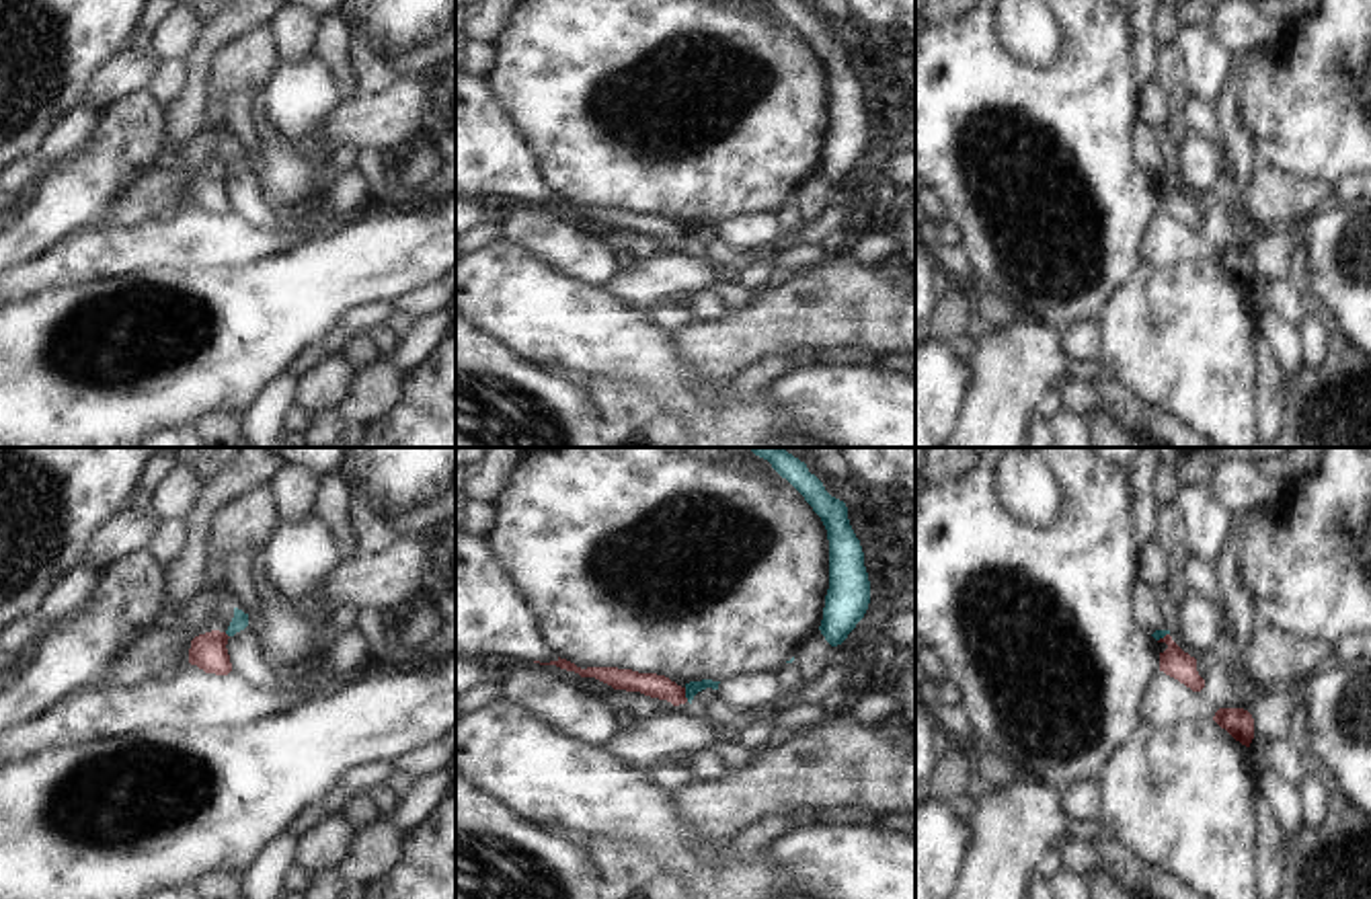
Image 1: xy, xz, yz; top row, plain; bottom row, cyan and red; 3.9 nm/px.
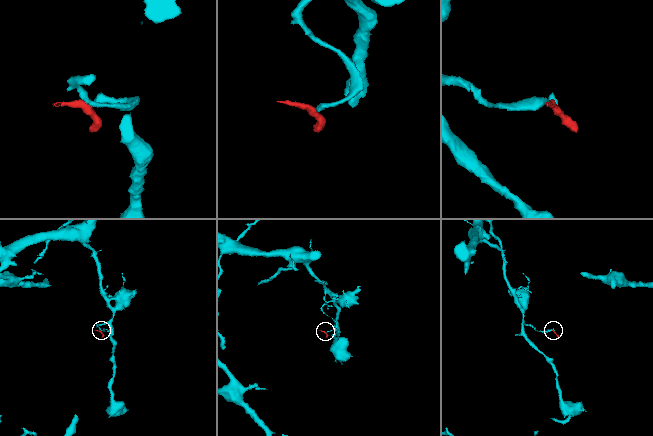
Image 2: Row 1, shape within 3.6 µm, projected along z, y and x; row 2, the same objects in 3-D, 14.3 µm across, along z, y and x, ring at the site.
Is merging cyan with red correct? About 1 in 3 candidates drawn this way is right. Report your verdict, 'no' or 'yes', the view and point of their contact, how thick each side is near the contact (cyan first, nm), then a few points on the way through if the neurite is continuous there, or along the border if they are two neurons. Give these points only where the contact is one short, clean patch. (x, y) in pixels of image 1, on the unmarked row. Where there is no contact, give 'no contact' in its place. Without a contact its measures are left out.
no | xz (686, 235) | 60/100 nm | along xz (684, 228), (688, 241)

